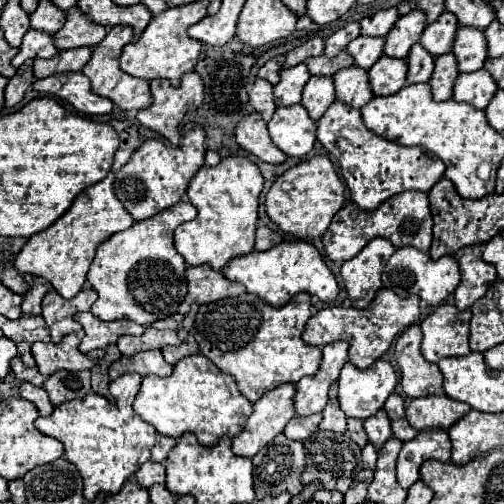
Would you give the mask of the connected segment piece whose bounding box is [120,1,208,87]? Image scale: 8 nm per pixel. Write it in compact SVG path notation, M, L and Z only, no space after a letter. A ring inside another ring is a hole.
M194 1L194 3L182 5L182 7L172 7L160 15L156 15L148 23L148 27L144 29L140 39L128 43L122 49L120 69L138 79L146 79L146 81L168 79L172 83L172 87L180 85L180 77L188 71L194 71L194 65L196 65L200 49L202 49L202 43L196 39L190 39L186 35L186 29L206 17L206 7L208 7L208 1Z

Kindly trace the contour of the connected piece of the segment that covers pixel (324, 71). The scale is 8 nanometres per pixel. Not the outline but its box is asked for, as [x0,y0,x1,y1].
[304,51,354,77]

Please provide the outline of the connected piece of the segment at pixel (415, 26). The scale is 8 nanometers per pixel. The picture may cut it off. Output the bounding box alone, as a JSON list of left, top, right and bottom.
[384,11,426,59]

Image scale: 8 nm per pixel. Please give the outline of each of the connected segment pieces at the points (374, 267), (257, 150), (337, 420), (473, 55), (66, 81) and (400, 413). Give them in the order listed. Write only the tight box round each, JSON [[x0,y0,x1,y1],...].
[[340,239,396,309],[236,113,286,163],[320,383,346,433],[452,27,486,71],[32,73,112,115],[384,395,404,421]]

